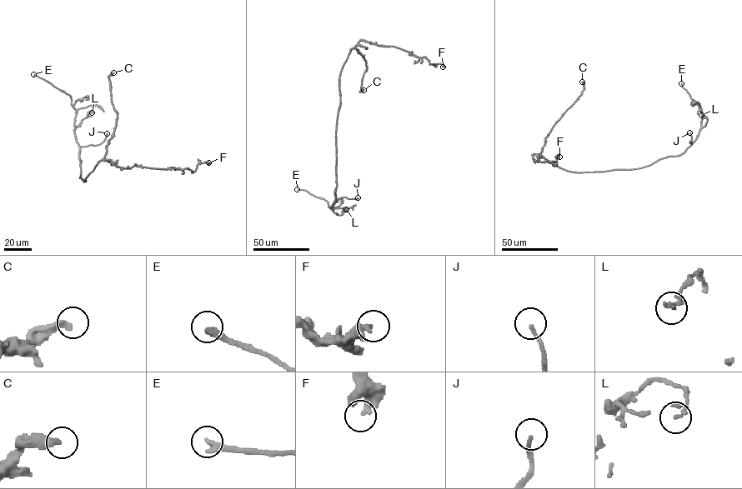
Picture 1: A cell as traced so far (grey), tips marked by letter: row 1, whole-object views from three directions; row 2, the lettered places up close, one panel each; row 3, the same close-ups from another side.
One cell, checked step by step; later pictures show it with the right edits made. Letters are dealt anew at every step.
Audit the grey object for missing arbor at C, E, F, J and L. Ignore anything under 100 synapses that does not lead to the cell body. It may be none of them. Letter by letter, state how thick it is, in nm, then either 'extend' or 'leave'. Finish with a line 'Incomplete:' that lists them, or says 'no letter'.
C: 340 nm | leave
E: 320 nm | extend
F: 320 nm | leave
J: 150 nm | leave
L: 110 nm | leave
Incomplete: E

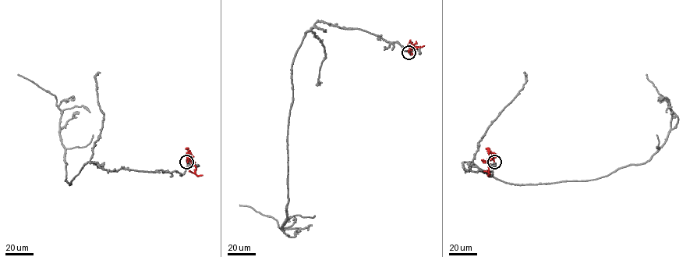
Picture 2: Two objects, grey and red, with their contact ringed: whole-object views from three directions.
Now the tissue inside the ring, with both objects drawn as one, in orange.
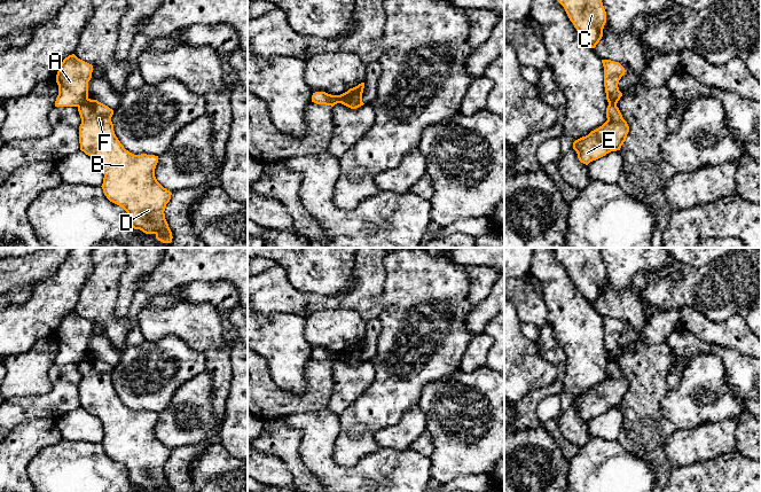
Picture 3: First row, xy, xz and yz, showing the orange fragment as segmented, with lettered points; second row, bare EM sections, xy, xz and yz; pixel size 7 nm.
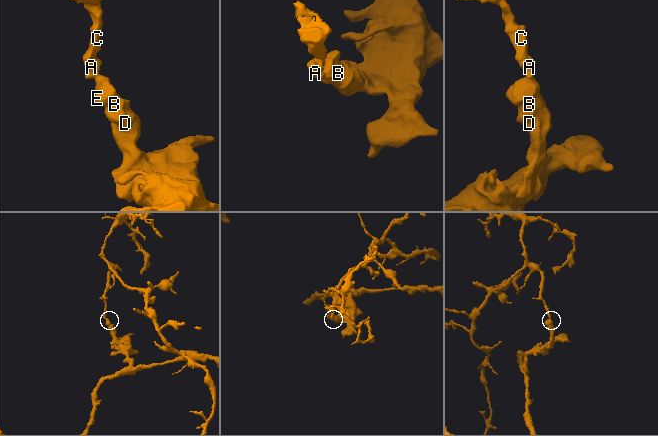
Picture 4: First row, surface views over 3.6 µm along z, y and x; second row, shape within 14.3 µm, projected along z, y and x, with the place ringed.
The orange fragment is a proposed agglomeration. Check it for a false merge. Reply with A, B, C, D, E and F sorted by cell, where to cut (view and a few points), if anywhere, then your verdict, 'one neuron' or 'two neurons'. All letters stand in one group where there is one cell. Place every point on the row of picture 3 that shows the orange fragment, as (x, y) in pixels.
groups A C / B D E F; cut xy (88, 99), (78, 107); two neurons

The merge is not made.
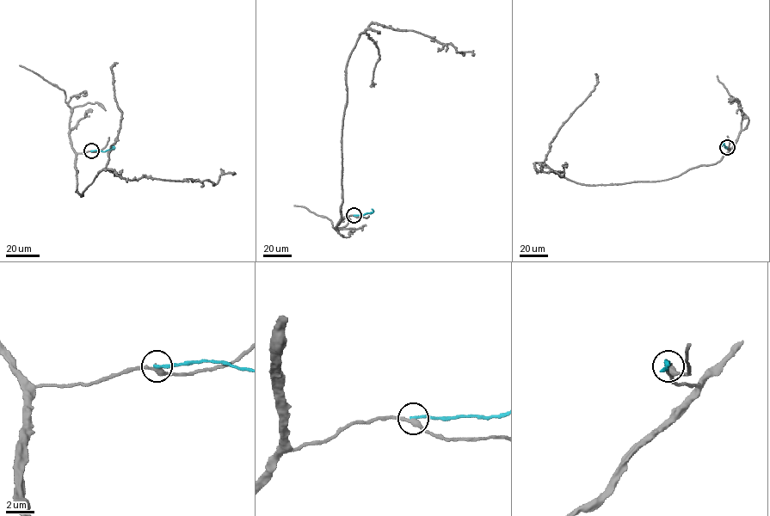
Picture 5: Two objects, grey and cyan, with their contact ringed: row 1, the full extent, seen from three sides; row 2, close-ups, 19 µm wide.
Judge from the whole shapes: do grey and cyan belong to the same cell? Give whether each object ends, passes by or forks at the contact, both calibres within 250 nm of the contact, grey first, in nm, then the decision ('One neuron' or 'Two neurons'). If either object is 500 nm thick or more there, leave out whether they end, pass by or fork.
At the ring grey passes by. At the ring cyan ends. Thickness 320 nm (grey) against 240 nm. Two neurons

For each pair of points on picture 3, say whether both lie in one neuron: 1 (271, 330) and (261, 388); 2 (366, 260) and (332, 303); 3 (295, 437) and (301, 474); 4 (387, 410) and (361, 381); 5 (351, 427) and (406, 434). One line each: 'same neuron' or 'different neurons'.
1: different neurons
2: same neuron
3: same neuron
4: different neurons
5: different neurons

